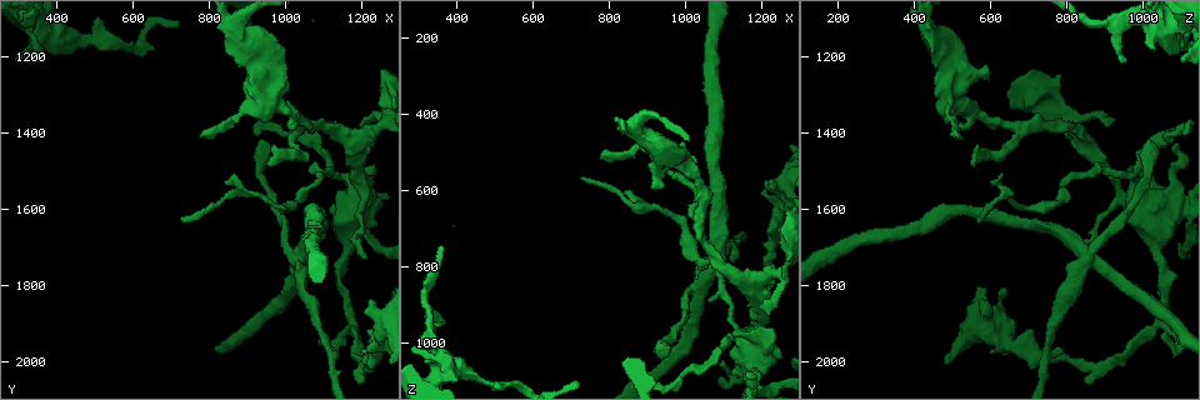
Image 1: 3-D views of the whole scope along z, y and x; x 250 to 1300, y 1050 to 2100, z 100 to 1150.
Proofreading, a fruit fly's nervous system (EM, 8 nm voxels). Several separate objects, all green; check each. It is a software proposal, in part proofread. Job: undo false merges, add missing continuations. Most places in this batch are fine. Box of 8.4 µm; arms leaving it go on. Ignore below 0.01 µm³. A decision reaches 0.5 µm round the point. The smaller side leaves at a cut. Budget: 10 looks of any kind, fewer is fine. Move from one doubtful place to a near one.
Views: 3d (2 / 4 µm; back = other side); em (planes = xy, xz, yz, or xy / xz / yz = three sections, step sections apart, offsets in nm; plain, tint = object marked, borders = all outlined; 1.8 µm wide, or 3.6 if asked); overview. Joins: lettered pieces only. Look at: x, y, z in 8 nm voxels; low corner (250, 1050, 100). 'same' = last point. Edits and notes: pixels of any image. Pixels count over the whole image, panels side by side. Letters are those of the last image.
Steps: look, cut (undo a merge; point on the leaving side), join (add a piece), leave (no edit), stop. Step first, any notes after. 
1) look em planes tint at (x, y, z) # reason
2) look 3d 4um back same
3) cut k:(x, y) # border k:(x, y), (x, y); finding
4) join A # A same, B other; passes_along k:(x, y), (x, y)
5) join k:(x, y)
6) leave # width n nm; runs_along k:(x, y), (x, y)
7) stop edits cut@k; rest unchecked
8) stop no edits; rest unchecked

look 3d 2um at (1095, 1930, 1040) # thin end

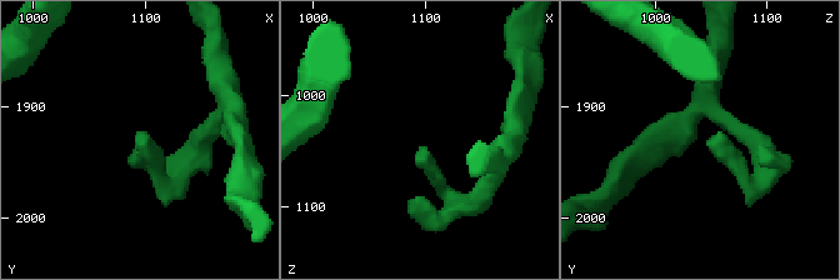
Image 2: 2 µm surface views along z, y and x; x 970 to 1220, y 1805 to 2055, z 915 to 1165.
look em xy step 4 tint at (1100, 1932, 1044)

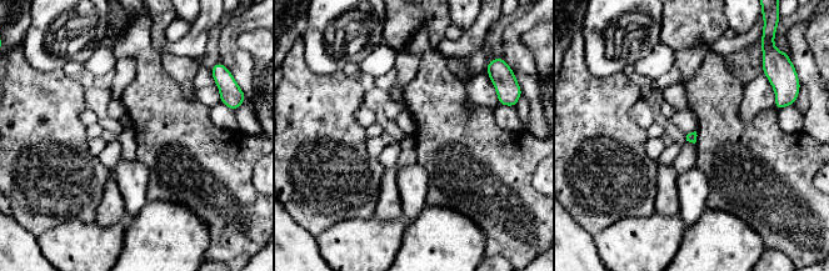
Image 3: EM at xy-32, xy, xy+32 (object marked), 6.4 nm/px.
look em planes borders same # another direction

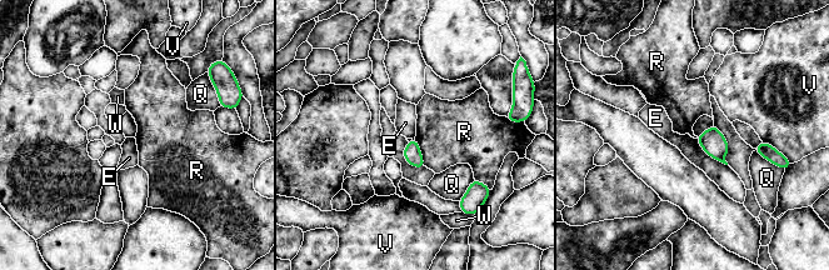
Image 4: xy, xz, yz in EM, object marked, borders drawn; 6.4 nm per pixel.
leave # E other, Q other, R other, V other, W other; border 4:(695, 139), (707, 154), (727, 165); none of them fits

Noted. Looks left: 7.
look em xy step 4 borders at (945, 1430, 1005) # branch stops here

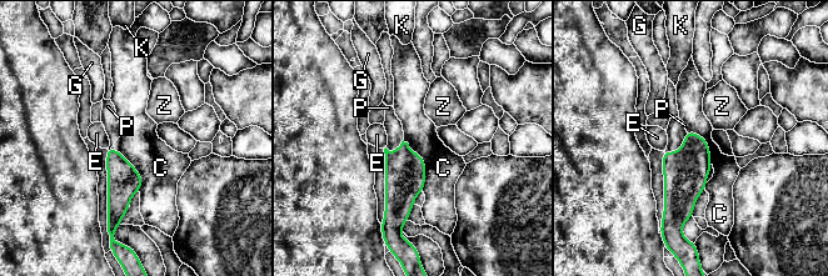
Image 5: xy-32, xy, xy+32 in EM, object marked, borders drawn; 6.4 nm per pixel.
look em planes borders same # another direction

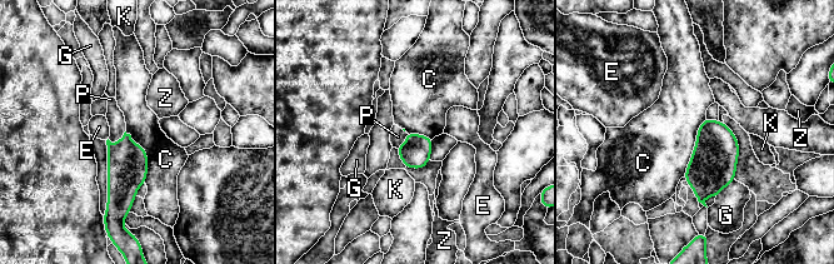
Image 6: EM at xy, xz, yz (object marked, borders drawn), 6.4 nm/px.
join P # width 190 nm; C other, E other, G other, K other, P same, Z other; passes_along 6:(415, 152), (405, 140), (398, 137); it goes on there

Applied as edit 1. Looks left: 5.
look overview

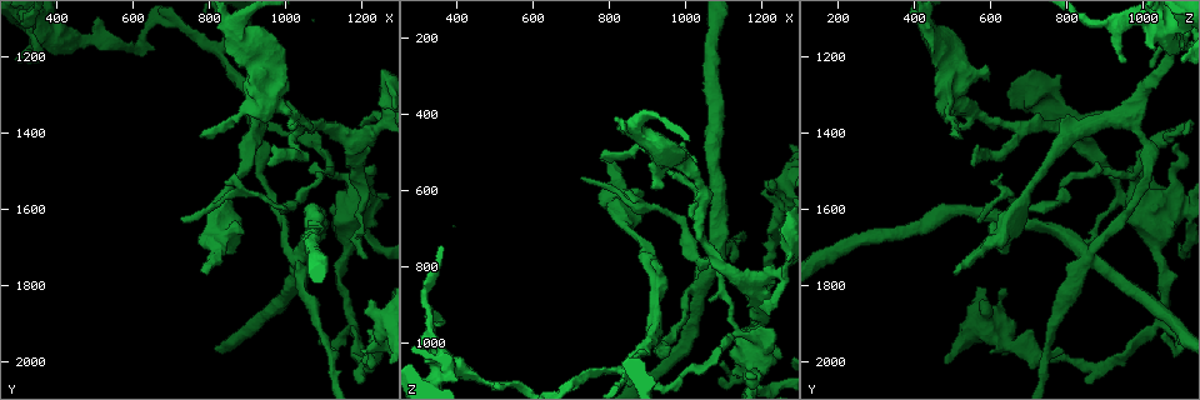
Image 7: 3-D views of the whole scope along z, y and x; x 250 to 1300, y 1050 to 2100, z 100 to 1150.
look em planes tint at (315, 1175, 1030) # branch stops here

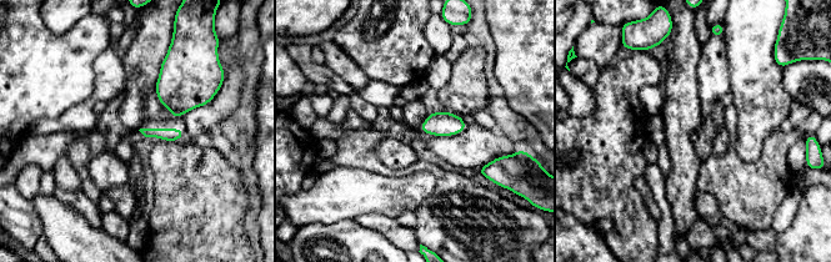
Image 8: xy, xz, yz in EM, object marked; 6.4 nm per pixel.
look em planes borders same # see the neighbours

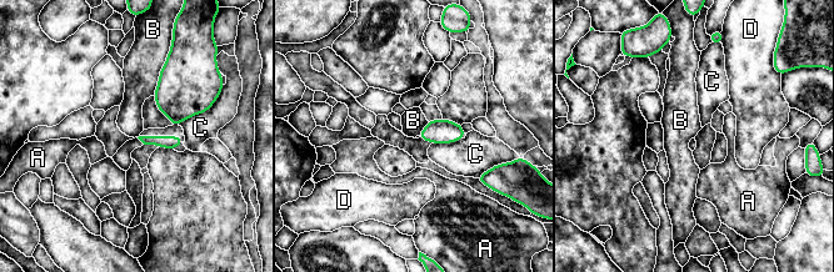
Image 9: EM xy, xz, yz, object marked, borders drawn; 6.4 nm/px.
leave # longest_contact C 280 nm; A other, B other, C other, D other; border 9:(166, 58), (153, 95); no lettered piece goes on from it

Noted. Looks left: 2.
stop edits join@6; rest unchecked

